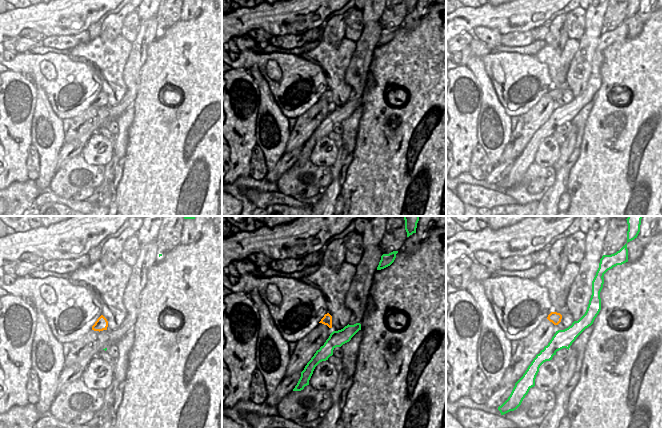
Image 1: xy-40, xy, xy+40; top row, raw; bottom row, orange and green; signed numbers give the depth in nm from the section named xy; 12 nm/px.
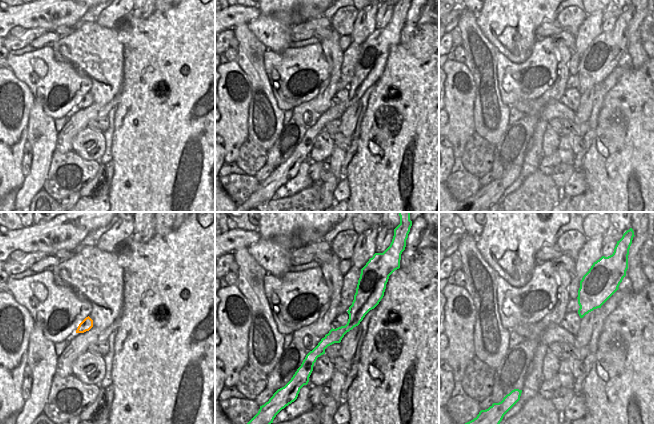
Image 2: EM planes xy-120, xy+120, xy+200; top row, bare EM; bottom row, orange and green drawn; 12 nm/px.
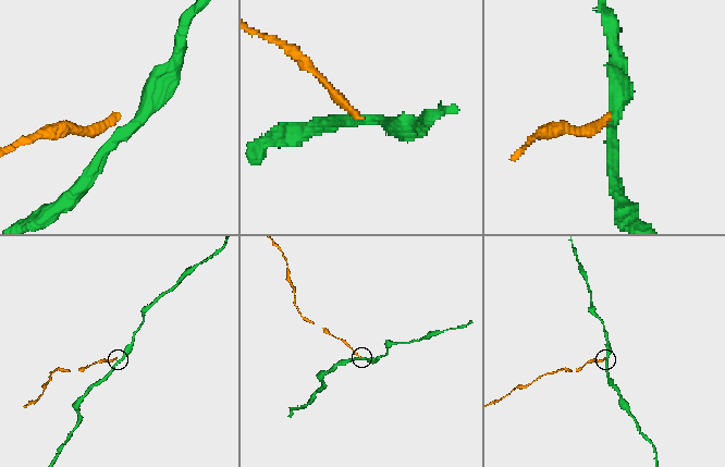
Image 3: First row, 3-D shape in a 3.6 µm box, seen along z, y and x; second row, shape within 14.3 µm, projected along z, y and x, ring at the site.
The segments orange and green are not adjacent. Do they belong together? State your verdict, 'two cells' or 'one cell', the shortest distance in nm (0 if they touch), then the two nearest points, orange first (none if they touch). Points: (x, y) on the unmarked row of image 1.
two cells | 50 nm | xy (331, 103), (333, 107)

